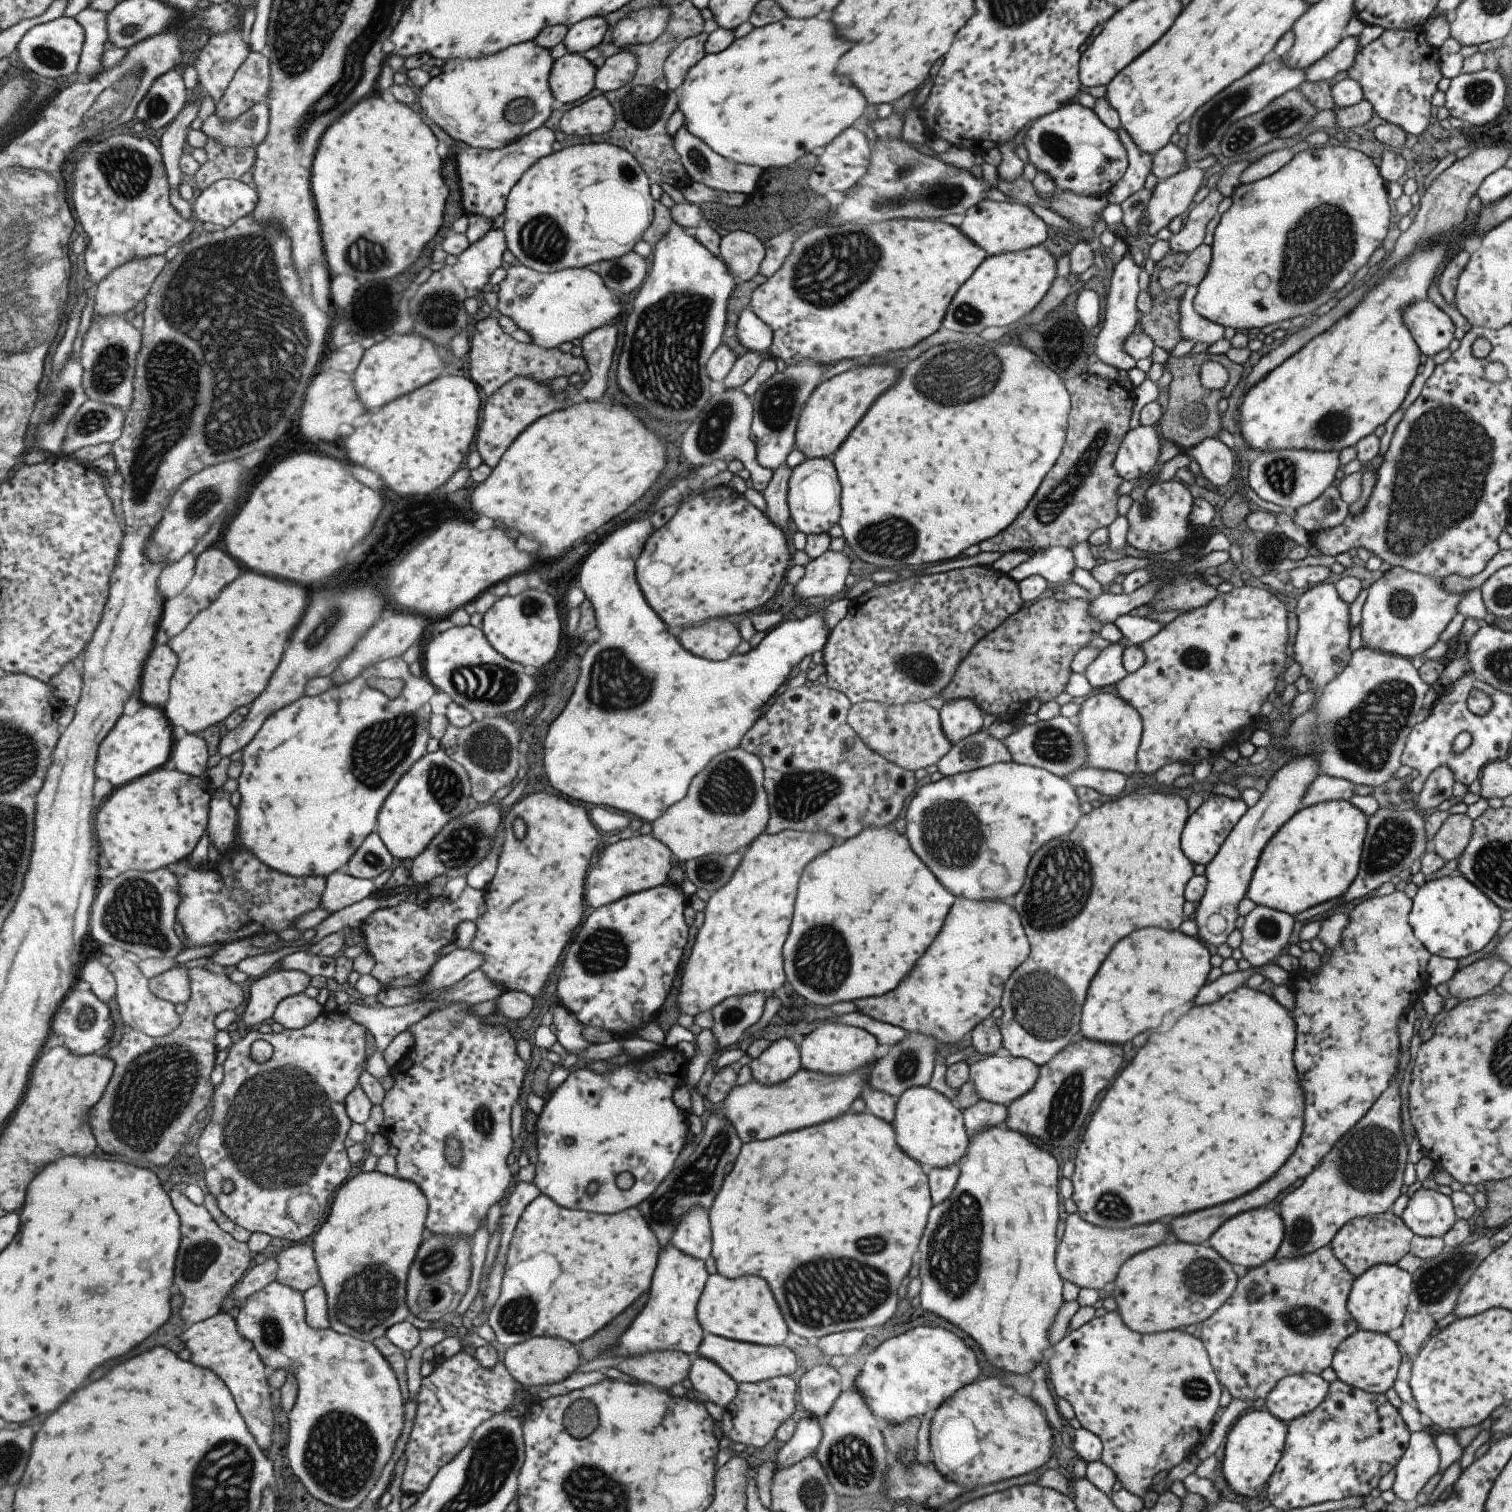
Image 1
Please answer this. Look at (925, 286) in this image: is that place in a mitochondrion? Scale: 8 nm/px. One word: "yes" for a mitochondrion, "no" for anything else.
no

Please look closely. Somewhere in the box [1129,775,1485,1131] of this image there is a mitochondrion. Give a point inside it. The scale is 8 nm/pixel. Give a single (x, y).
(1394, 839)

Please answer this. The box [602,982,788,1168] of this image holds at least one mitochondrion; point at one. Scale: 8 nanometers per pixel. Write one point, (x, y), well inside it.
(732, 1016)

